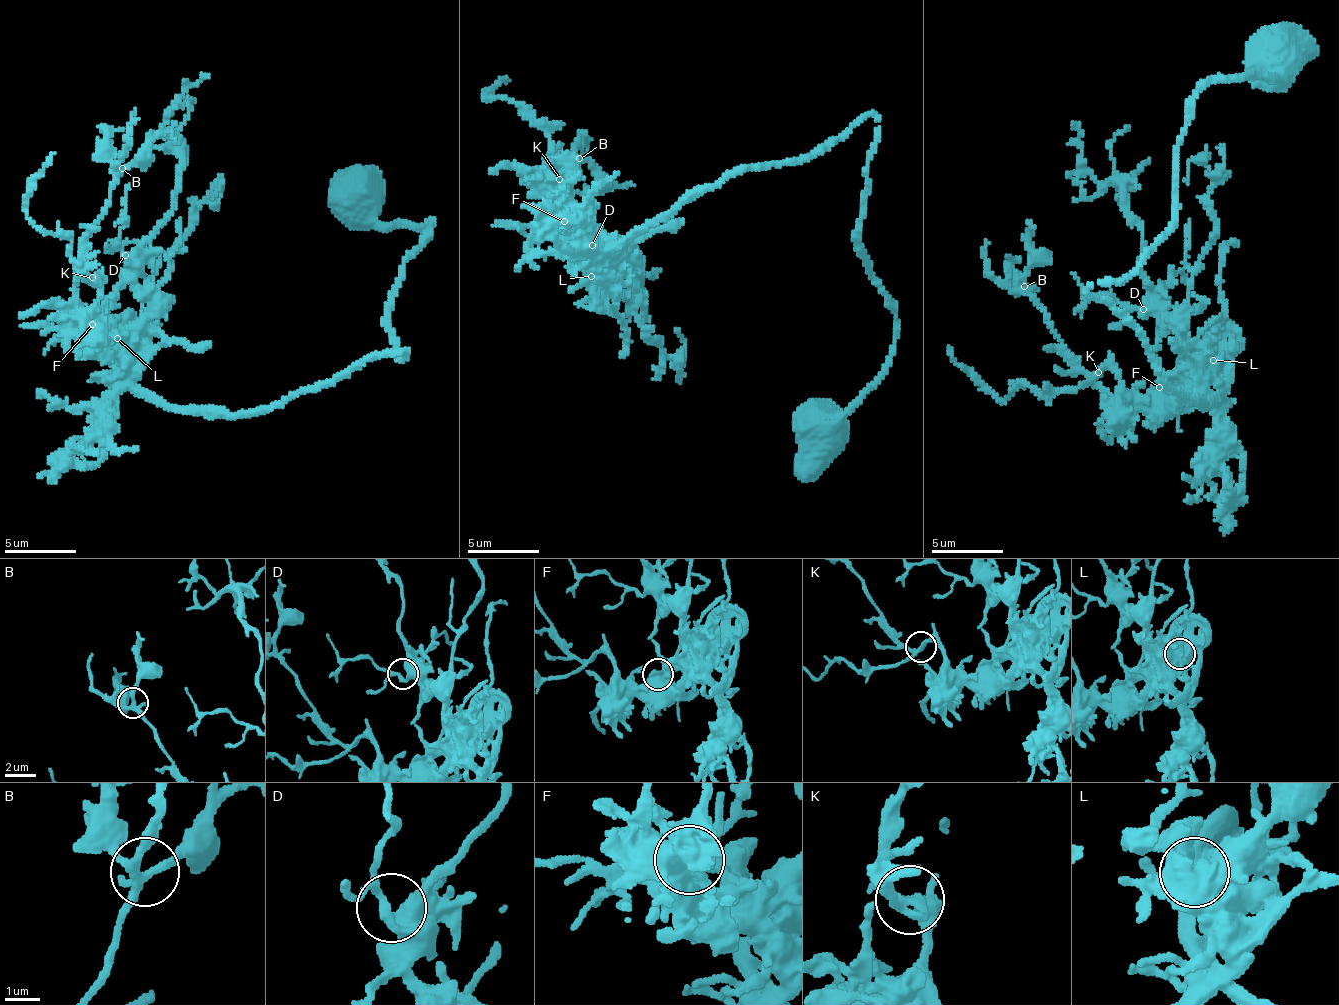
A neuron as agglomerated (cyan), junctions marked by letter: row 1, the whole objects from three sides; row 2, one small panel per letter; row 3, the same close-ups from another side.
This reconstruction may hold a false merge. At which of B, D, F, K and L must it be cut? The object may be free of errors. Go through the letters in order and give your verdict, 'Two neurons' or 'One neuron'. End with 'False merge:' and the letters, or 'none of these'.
B: One neuron
D: One neuron
F: One neuron
K: One neuron
L: One neuron
False merge: none of these

